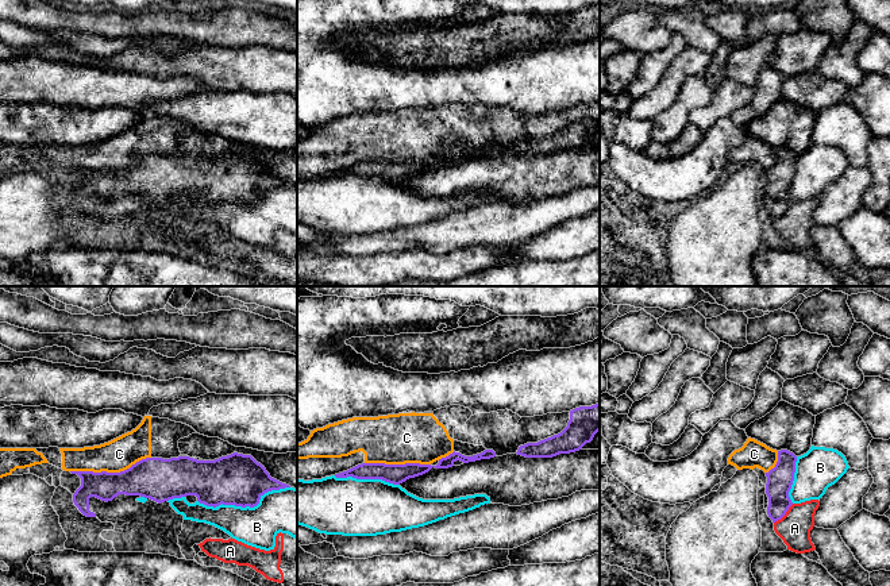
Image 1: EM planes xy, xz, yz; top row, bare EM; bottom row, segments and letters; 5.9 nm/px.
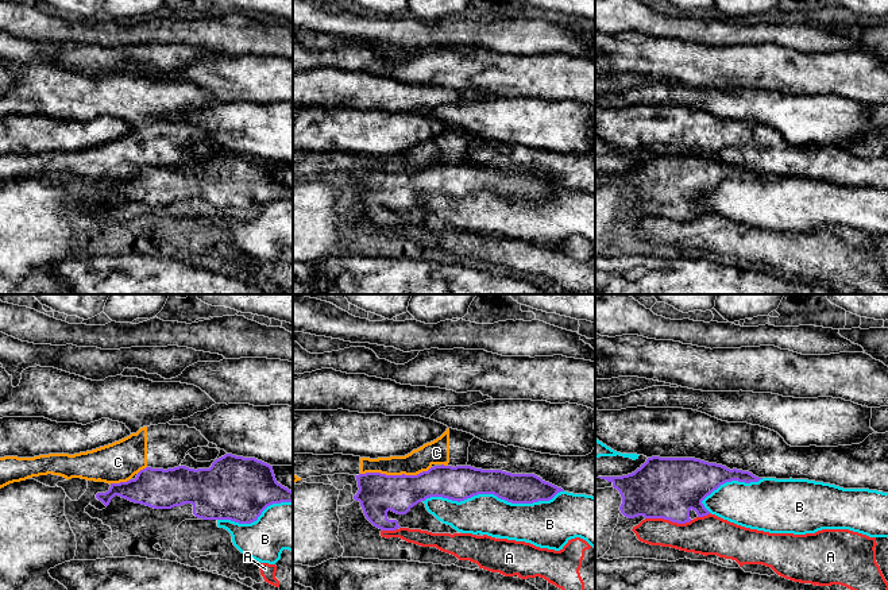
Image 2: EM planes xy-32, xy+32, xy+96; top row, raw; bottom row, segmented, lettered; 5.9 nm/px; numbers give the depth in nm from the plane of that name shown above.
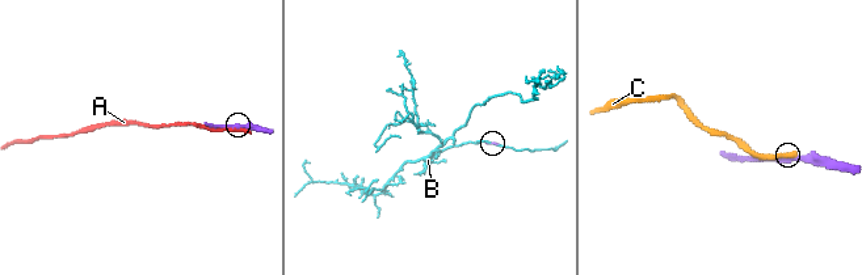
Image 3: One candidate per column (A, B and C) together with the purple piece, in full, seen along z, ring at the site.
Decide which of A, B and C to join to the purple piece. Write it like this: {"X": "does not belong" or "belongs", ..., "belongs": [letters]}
{"A": "does not belong", "B": "does not belong", "C": "does not belong", "belongs": []}

